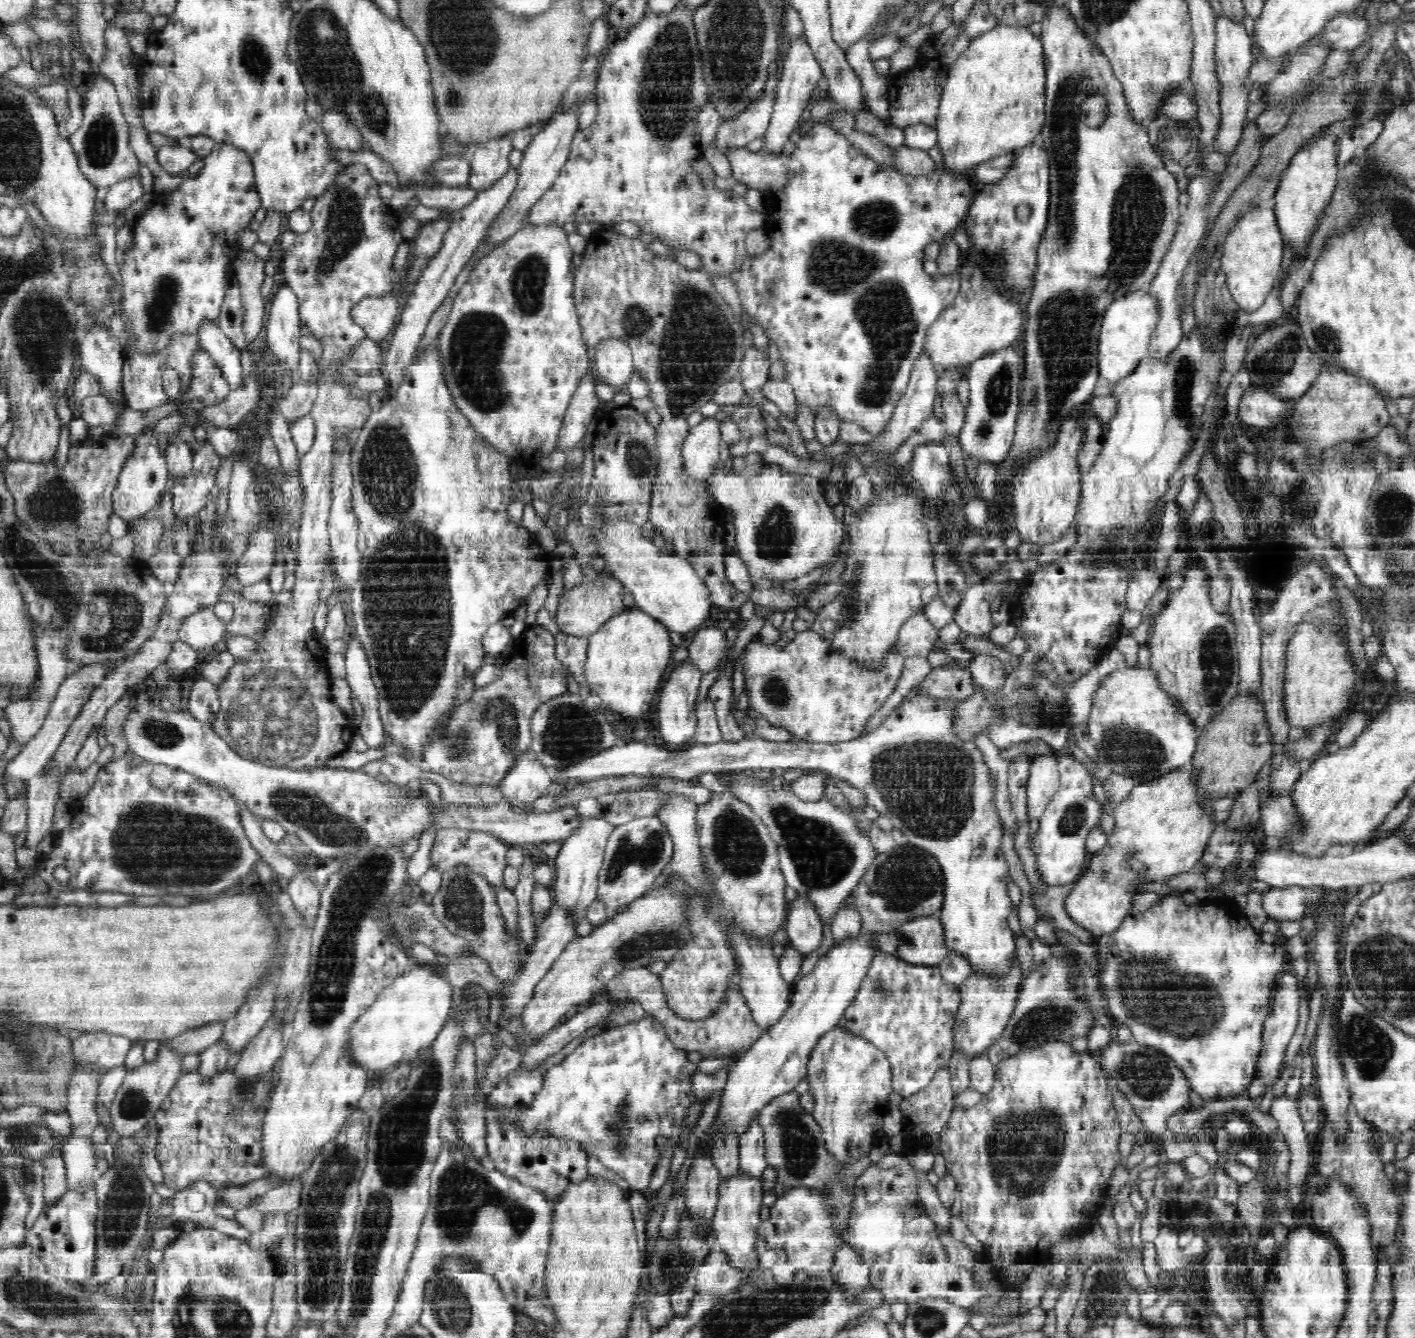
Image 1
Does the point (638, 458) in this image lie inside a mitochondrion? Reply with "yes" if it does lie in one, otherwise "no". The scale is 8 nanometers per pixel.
yes

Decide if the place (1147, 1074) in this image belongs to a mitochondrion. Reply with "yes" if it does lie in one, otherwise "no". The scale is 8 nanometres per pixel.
yes

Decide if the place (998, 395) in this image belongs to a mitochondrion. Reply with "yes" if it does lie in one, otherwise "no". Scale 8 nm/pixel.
yes

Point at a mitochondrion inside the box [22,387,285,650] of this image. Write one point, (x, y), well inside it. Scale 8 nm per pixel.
(54, 503)

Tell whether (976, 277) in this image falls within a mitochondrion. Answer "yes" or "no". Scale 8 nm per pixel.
yes

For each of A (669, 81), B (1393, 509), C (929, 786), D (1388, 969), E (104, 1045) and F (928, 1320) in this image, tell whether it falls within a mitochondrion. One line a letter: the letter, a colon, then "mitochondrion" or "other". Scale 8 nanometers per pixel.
A: mitochondrion
B: mitochondrion
C: mitochondrion
D: mitochondrion
E: other
F: mitochondrion

